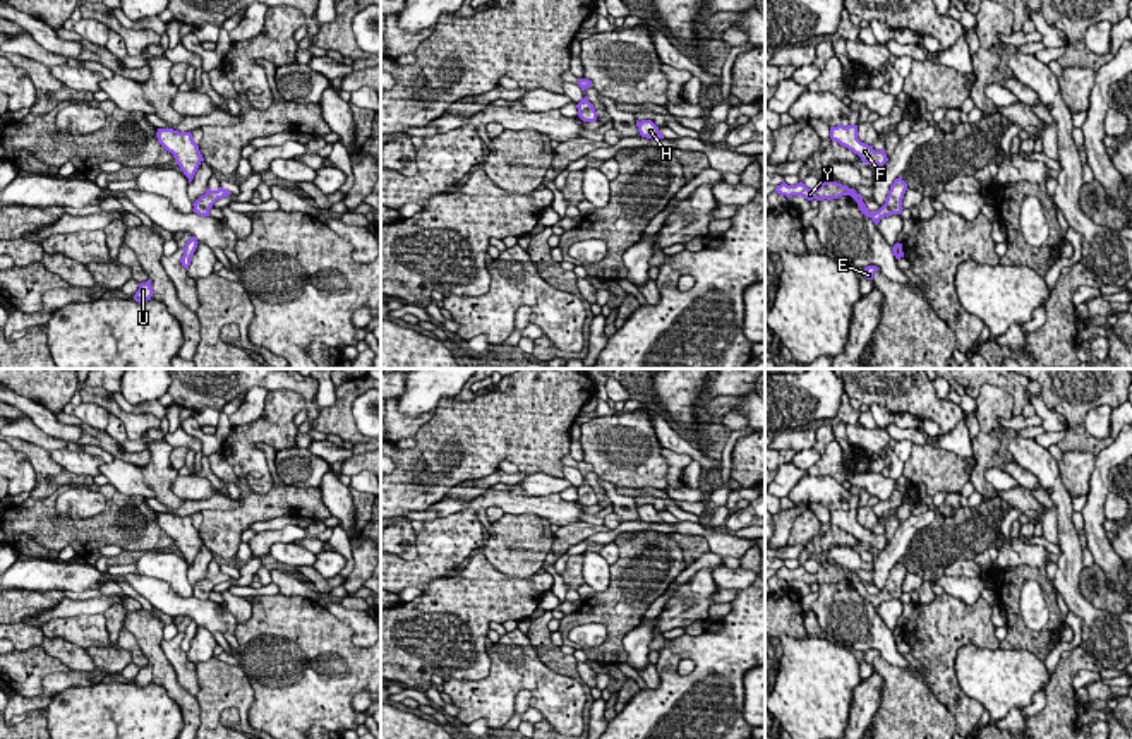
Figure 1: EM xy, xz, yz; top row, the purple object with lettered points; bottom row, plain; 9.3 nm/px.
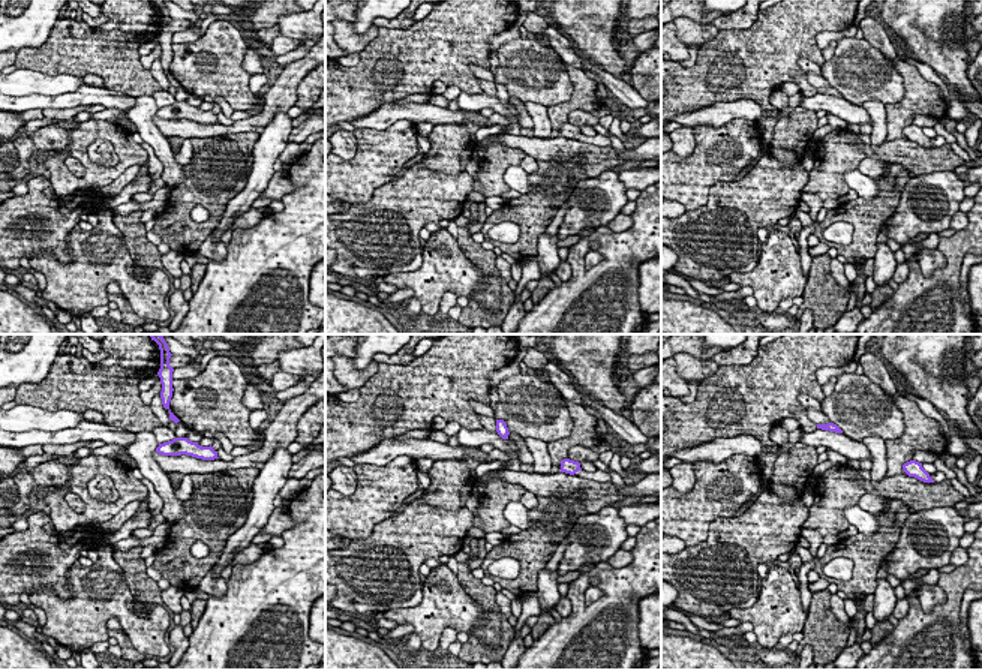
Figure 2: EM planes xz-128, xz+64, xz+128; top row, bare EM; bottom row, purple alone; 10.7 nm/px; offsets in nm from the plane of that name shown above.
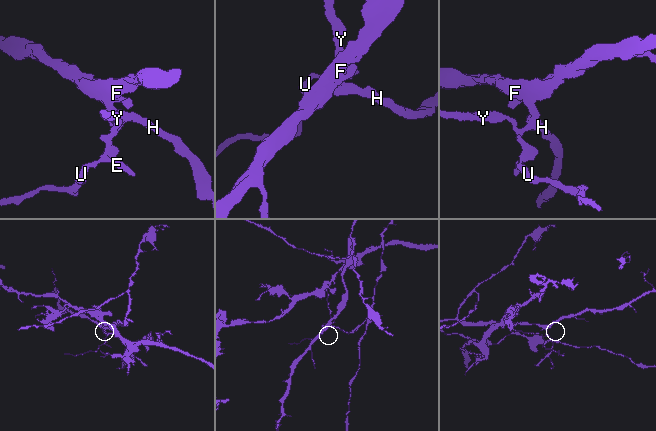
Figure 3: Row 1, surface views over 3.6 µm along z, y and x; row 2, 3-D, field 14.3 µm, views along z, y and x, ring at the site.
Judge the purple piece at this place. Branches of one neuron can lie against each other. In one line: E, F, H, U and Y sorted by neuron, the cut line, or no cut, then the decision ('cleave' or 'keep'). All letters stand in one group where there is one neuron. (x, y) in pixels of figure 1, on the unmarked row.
groups E U Y / F H; cut yz (884, 588), (891, 599); cleave

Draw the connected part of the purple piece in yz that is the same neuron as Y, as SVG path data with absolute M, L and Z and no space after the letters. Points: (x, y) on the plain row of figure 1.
M822 564L822 568L815 574L808 573L803 566L799 566L796 569L787 569L786 566L782 566L780 569L775 571L775 576L780 578L780 580L786 580L787 583L792 581L792 580L801 580L808 585L813 585L813 583L832 585L832 583L839 583L842 580L851 580L858 586L859 595L864 600L871 602L875 609L878 609L882 602L892 600L888 597L888 593L885 592L885 588L878 595L870 597L866 588L863 586L861 578L858 578L854 573L849 573L842 568L834 566L834 564L827 564L827 566Z

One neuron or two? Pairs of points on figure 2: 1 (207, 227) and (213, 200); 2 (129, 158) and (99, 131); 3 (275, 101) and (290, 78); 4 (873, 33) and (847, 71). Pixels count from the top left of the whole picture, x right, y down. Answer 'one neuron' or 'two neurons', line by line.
1: one neuron
2: one neuron
3: one neuron
4: two neurons

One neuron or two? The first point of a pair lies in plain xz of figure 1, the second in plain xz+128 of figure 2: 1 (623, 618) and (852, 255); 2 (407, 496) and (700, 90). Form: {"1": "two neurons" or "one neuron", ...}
{"1": "one neuron", "2": "one neuron"}

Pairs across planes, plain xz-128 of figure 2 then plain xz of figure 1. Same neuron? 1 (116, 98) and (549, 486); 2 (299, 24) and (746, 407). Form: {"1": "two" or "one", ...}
{"1": "one", "2": "one"}

